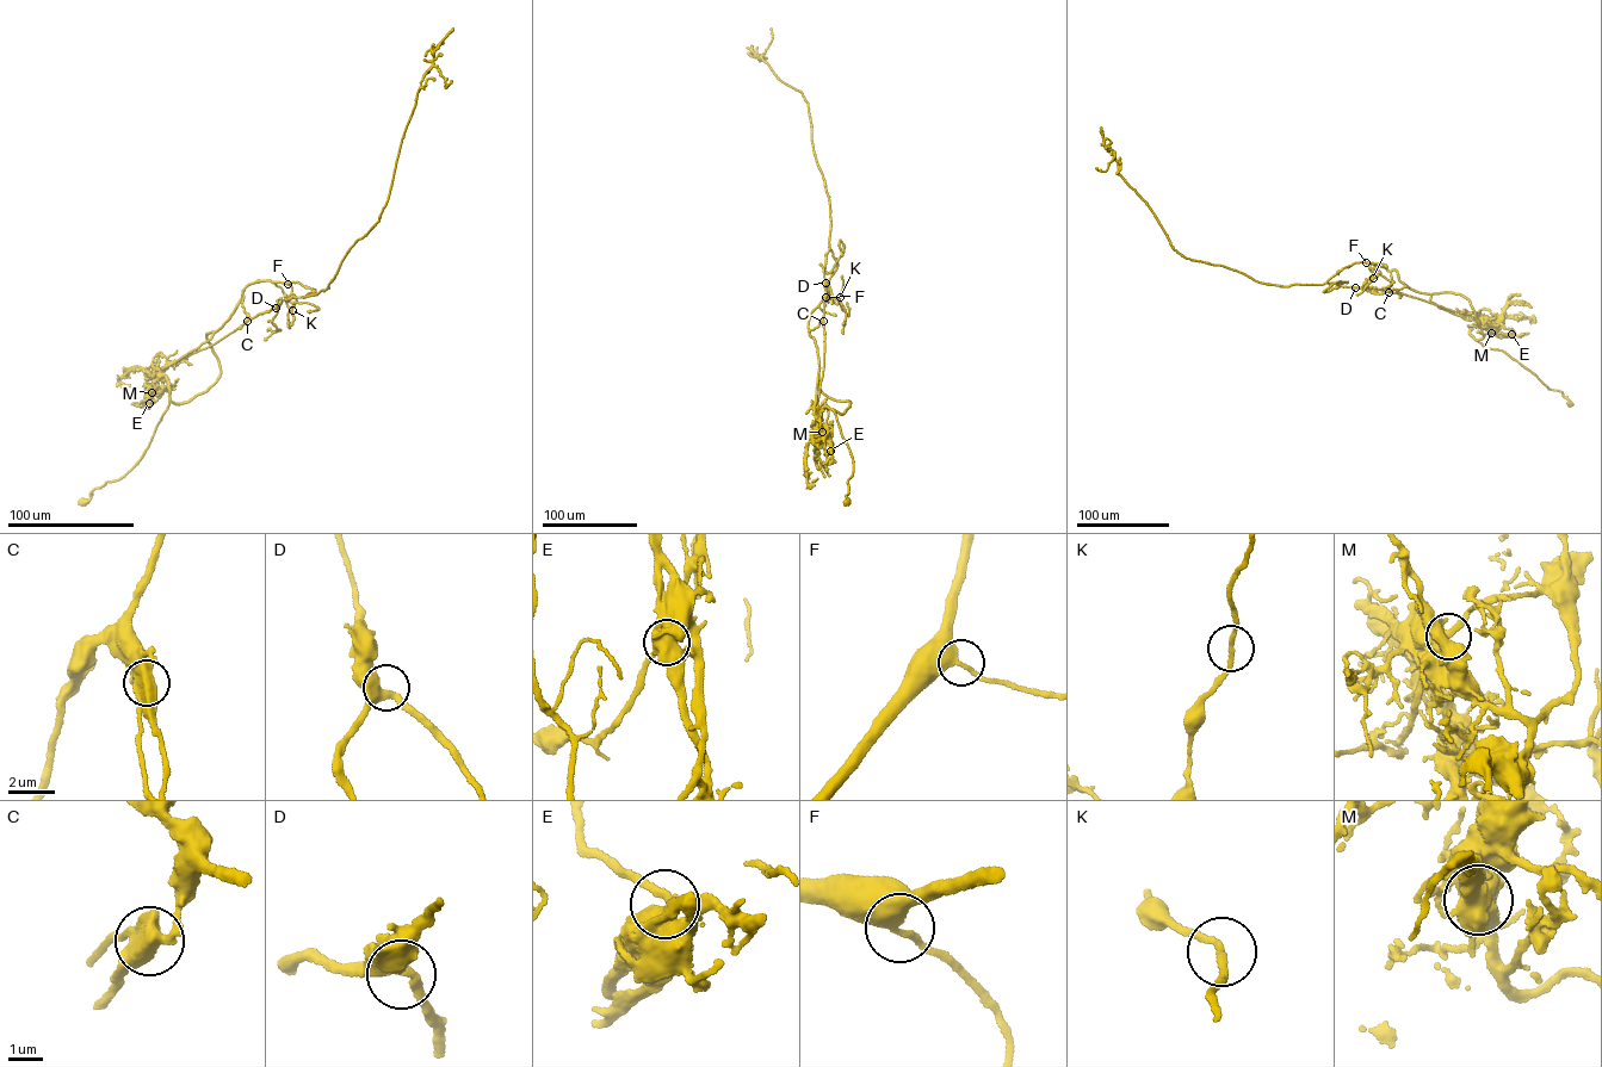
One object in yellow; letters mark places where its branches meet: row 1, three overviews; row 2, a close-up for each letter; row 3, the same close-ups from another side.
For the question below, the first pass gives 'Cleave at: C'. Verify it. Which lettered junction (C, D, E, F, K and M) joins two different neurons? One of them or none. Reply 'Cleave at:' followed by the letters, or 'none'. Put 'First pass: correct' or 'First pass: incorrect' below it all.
Cleave at: none
First pass: incorrect

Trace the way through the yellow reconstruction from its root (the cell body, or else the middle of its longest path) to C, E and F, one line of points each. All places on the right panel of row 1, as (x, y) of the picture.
C: (1569, 403), (1562, 392), (1548, 389), (1504, 352), (1476, 340), (1470, 334), (1477, 321), (1473, 317), (1389, 292)
E: (1569, 403), (1562, 392), (1548, 389), (1504, 352), (1484, 347), (1470, 330), (1478, 322), (1511, 334)
F: (1569, 403), (1476, 340), (1477, 320), (1439, 308), (1396, 270), (1366, 262)

